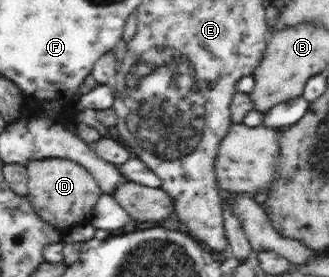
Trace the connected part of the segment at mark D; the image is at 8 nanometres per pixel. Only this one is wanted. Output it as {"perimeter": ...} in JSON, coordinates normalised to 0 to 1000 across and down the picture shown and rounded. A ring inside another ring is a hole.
{"perimeter":[[[198,570],[100,578],[79,585],[76,599],[85,621],[79,708],[125,794],[149,801],[179,834],[277,794],[289,736],[310,697],[258,599]]]}

